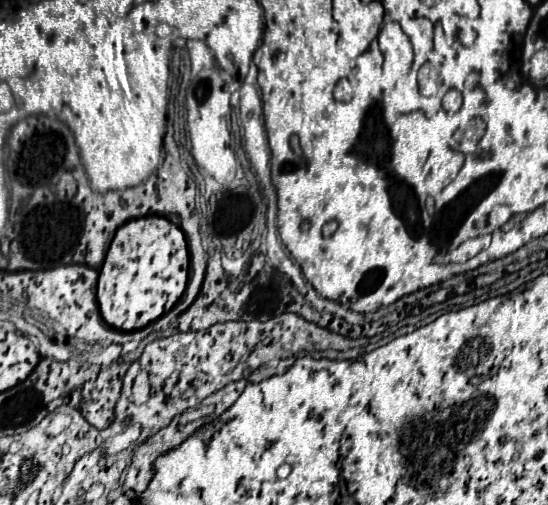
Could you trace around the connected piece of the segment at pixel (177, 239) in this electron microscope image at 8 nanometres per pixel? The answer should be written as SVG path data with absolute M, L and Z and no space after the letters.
M142 216L124 222L114 234L98 276L96 300L106 324L132 332L170 312L188 284L188 260L184 232L164 216Z

